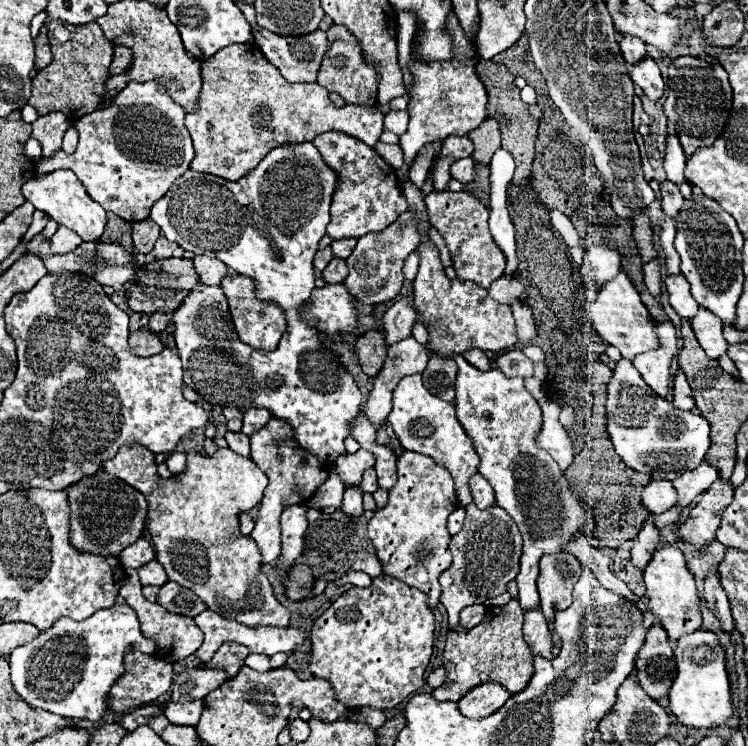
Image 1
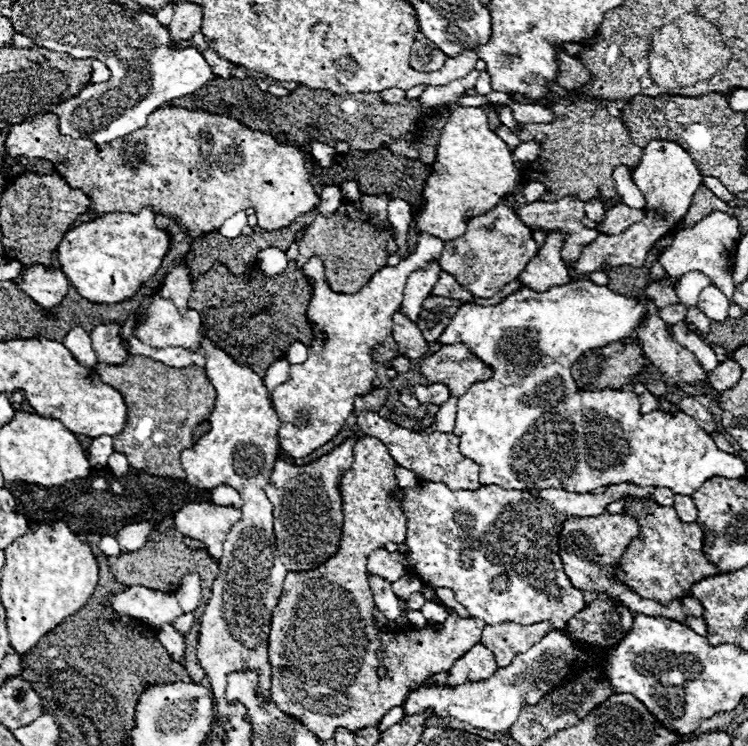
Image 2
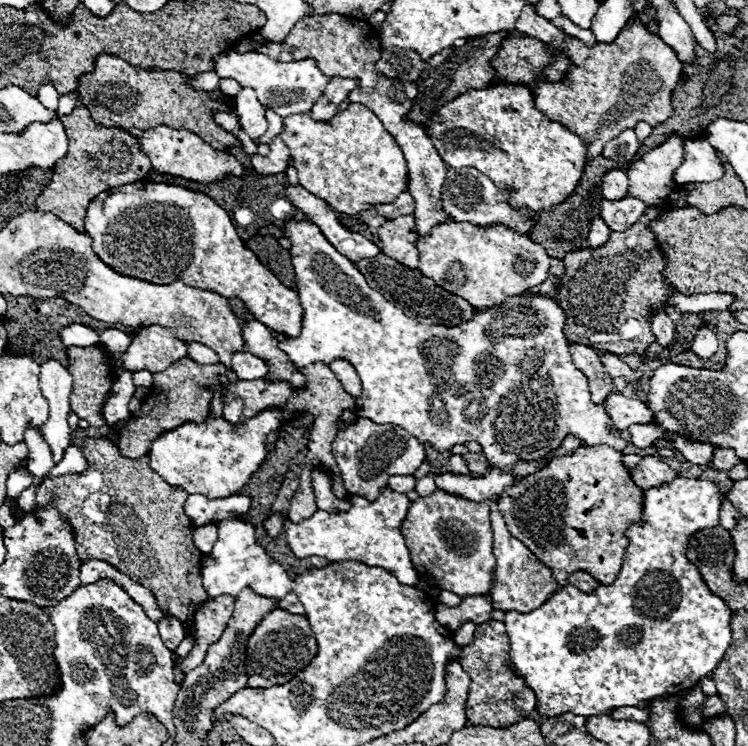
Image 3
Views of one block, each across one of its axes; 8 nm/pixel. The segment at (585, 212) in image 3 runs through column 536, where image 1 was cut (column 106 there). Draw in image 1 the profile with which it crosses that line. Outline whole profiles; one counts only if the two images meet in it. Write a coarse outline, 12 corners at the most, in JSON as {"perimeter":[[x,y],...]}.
{"perimeter":[[108,212],[102,244],[122,244],[134,252],[132,222]]}

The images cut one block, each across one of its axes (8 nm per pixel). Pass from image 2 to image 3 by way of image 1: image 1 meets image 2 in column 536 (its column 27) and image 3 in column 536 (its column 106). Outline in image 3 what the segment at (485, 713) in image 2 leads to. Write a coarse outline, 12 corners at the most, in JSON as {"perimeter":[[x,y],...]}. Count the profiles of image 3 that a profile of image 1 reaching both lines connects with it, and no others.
{"perimeter":[[710,480],[644,490],[620,574],[506,612],[540,716],[692,688],[732,610],[688,560]]}

